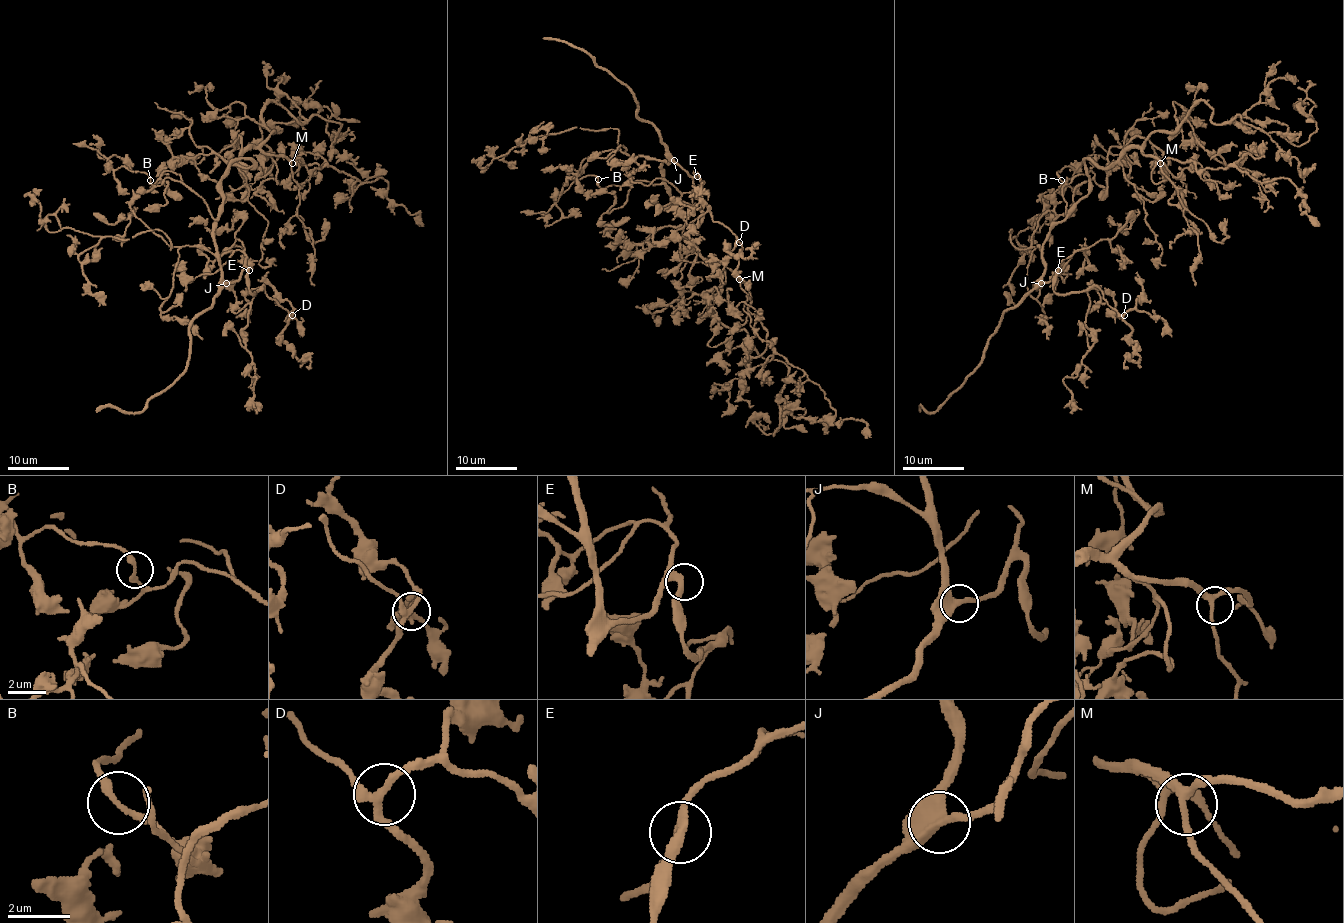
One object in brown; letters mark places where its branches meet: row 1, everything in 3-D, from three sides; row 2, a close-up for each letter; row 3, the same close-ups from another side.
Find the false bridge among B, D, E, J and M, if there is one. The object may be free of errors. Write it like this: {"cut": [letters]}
{"cut": []}

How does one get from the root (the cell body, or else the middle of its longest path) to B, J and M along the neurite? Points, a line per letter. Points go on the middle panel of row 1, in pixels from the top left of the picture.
B: (700, 215), (695, 207), (683, 202), (668, 207), (669, 190), (663, 184), (634, 181), (600, 187), (597, 180)
J: (700, 215), (695, 207), (683, 202), (668, 207), (669, 187), (663, 181), (661, 164), (674, 160)
M: (700, 215), (700, 222), (686, 238), (701, 256), (724, 263), (739, 279)

